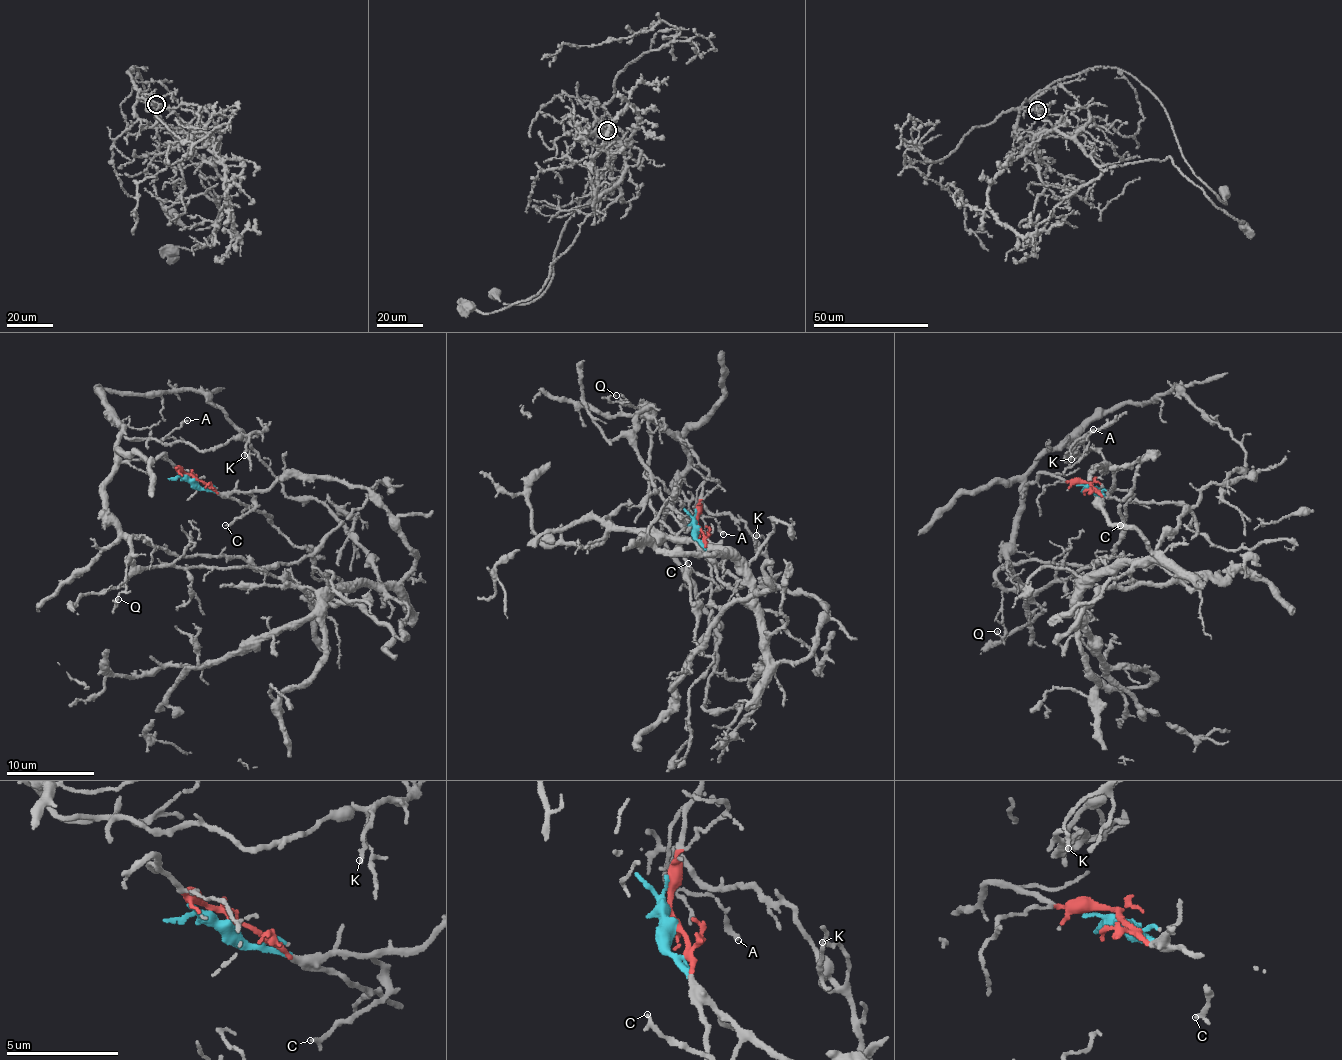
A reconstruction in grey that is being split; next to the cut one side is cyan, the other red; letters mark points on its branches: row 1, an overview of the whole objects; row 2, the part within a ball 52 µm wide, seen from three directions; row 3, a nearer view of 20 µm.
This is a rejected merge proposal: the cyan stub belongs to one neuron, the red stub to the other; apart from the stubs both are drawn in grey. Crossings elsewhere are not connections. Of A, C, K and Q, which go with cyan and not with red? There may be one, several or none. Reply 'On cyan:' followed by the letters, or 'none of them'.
On cyan: C

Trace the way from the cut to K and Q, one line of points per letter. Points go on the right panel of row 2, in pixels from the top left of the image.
K: (1091, 486), (1037, 473), (1023, 487), (1041, 457), (1068, 445), (1081, 457), (1065, 461), (1085, 438), (1071, 459)
Q: (1091, 486), (1037, 473), (1026, 484), (1017, 535), (1007, 565), (996, 575), (1005, 634), (996, 631)

